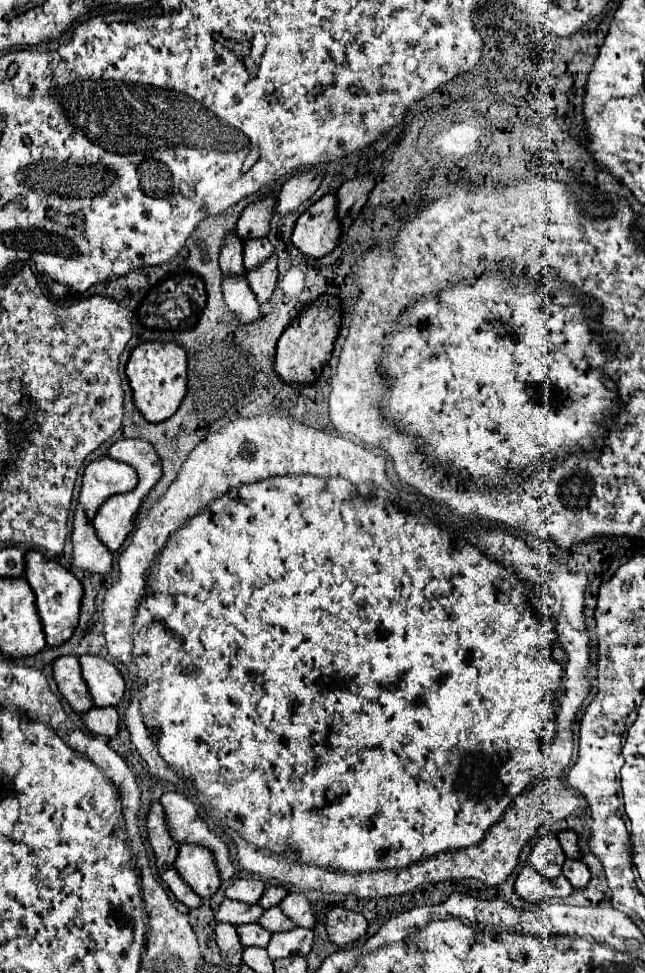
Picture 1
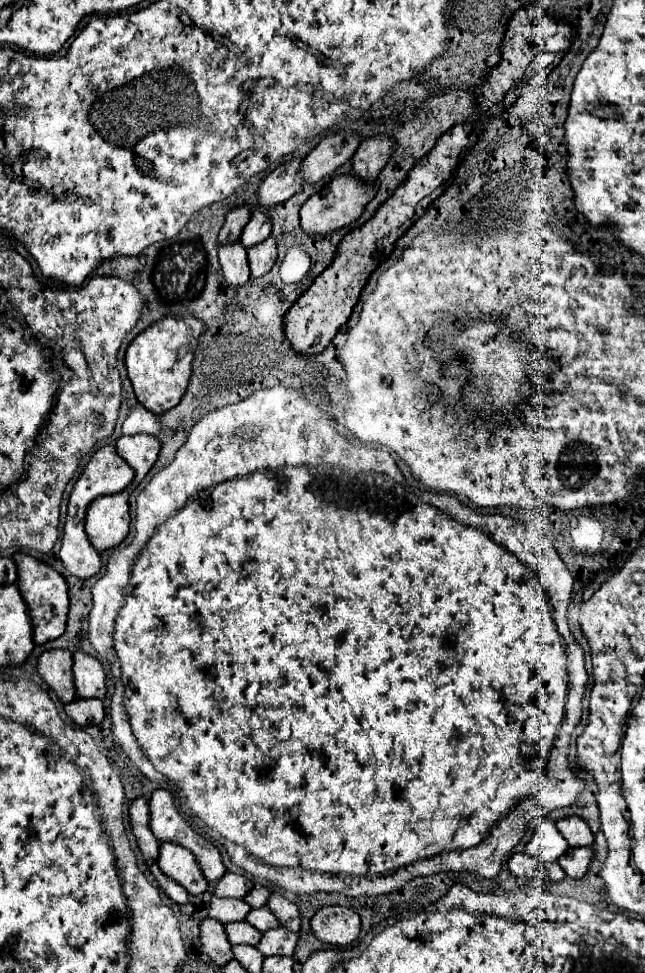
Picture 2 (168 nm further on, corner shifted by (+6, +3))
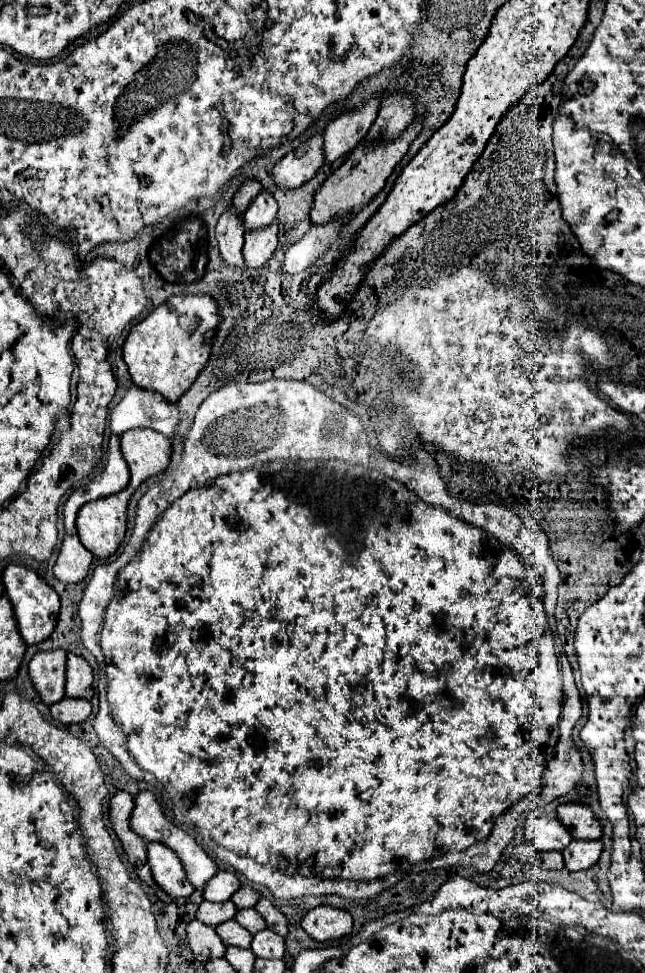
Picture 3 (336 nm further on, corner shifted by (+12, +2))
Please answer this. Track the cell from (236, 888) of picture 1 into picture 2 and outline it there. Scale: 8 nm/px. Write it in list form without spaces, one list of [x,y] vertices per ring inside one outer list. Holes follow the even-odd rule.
[[[226,872],[220,882],[216,884],[216,890],[214,894],[218,898],[244,898],[250,890],[252,890],[252,880],[248,880],[246,876],[240,876],[240,874],[232,874],[232,872]]]

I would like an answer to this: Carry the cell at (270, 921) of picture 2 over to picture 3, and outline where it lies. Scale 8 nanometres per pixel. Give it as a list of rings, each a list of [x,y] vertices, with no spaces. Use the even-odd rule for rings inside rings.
[[[240,909],[234,917],[242,927],[246,927],[250,933],[258,933],[266,929],[266,921],[262,919],[262,915],[256,909]]]

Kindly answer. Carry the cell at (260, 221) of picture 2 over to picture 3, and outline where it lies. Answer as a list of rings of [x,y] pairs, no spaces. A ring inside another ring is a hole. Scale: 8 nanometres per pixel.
[[[262,191],[244,213],[244,229],[256,231],[272,225],[276,221],[278,207],[274,205],[274,197],[268,191]]]

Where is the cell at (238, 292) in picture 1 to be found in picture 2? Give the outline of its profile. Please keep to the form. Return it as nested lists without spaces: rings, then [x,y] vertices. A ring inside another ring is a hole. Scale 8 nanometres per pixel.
[[[236,240],[232,244],[220,244],[218,254],[220,254],[220,266],[224,270],[228,284],[240,286],[250,280],[246,248],[240,244],[240,240]]]

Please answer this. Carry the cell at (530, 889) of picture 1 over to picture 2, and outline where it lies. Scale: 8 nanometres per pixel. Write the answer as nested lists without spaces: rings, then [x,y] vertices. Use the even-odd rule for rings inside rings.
[[[518,852],[512,854],[512,858],[508,860],[508,868],[514,876],[526,876],[526,878],[536,878],[538,870],[542,868],[538,860],[534,860],[532,856],[528,856],[526,852]]]

